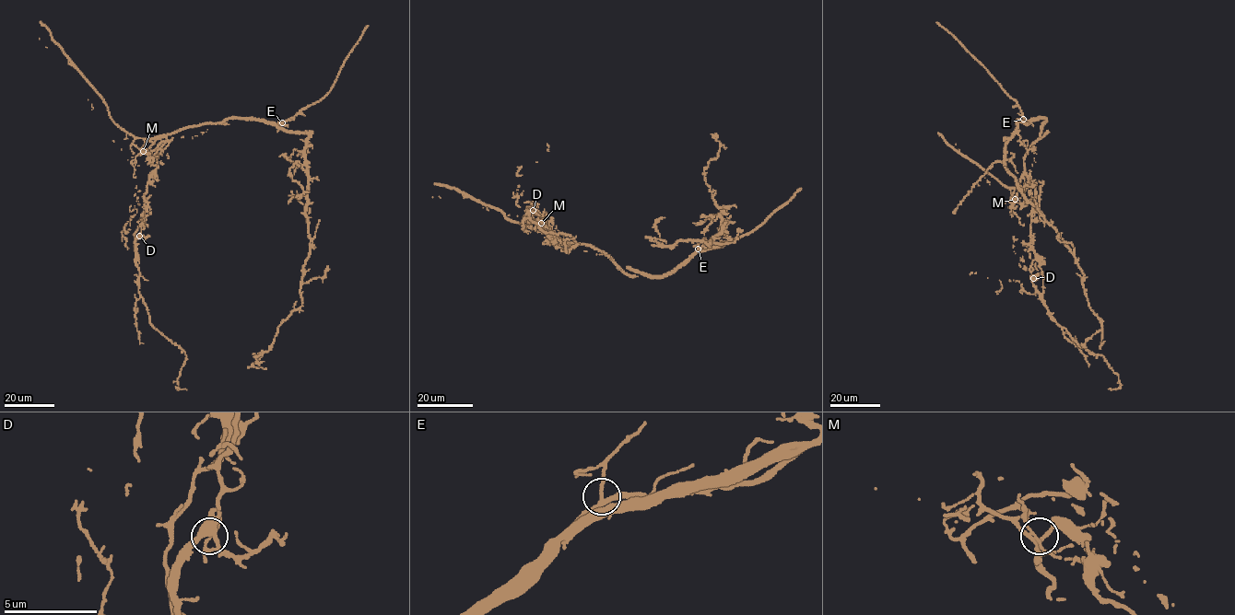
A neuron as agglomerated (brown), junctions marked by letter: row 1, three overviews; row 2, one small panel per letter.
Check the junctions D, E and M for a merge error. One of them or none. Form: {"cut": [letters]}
{"cut": ["D"]}

